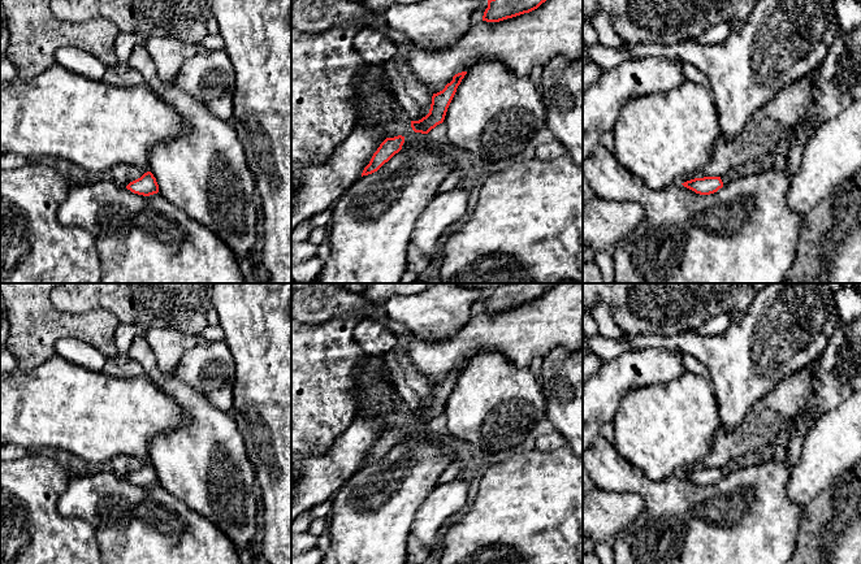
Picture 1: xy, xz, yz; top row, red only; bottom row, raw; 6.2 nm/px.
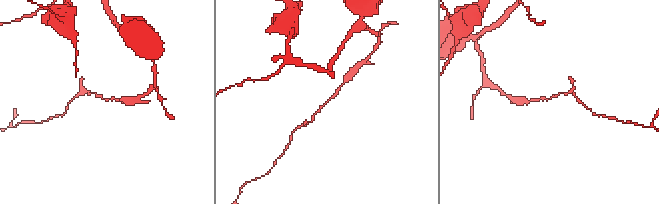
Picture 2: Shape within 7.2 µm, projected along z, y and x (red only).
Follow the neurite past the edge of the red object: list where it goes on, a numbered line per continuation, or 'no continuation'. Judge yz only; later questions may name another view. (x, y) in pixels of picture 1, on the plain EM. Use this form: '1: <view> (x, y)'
no continuation

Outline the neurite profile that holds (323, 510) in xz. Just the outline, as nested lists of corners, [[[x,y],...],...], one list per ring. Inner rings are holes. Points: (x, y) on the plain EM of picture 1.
[[[324,502],[310,509],[312,519],[328,517],[332,512],[332,502]]]

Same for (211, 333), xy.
[[[207,325],[202,333],[202,339],[208,342],[216,342],[216,340],[224,340],[225,335],[220,325],[217,326]]]

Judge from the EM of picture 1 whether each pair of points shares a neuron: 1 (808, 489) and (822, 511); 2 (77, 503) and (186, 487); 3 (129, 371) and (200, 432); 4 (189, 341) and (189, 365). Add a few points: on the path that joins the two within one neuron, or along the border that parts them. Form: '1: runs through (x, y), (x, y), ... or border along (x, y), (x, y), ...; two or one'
1: border along (830, 486), (807, 506); two
2: border along (158, 484), (191, 508); two
3: border along (126, 354), (142, 367), (145, 373); two
4: border along (200, 338), (182, 355), (173, 372); two

